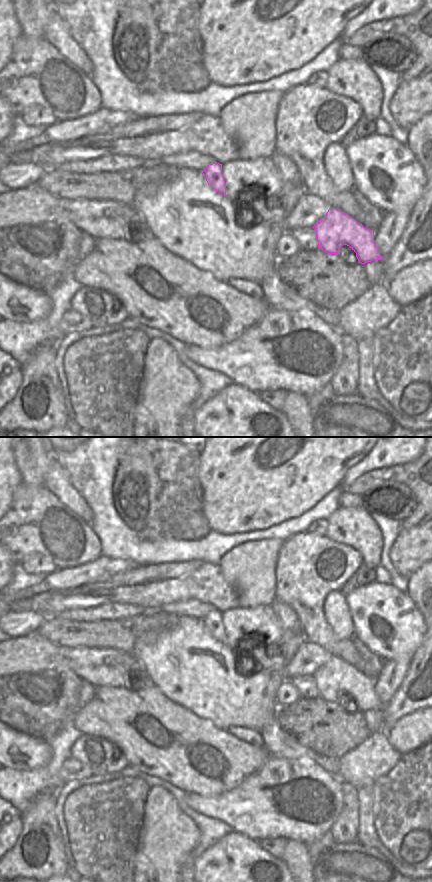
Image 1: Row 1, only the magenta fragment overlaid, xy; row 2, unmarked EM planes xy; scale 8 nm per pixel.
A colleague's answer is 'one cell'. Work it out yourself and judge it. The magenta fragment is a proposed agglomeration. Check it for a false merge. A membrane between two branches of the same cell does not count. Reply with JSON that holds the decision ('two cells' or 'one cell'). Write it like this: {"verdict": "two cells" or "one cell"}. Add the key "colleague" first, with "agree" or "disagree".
{"colleague": "agree", "verdict": "one cell"}

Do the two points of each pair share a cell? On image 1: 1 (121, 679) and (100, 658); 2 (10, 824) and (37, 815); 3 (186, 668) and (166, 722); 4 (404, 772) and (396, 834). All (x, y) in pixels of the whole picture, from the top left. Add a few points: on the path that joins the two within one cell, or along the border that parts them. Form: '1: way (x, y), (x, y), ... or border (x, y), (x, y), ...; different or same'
1: way (115, 673), (110, 668), (101, 664); same
2: border (21, 813), (21, 832), (15, 843); different
3: border (156, 687), (169, 699), (195, 713); different
4: way (404, 787), (404, 819); same

